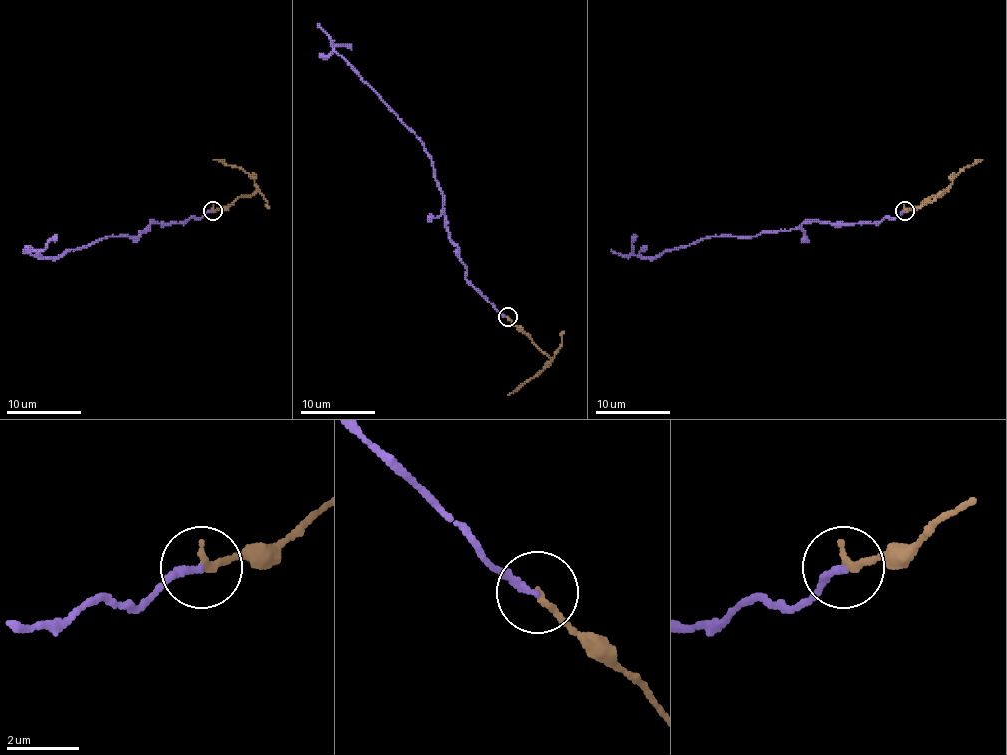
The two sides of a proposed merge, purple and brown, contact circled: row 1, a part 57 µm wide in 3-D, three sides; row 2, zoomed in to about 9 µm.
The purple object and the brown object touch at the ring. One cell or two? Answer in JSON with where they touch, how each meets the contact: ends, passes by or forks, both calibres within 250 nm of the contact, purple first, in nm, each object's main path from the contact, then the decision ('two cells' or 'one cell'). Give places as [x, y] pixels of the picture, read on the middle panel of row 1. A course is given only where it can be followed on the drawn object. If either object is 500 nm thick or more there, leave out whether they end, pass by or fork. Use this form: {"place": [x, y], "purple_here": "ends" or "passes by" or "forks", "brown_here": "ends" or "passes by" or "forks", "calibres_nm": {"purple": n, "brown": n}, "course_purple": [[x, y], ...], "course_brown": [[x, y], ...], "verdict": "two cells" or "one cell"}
{"place": [507, 317], "purple_here": "ends", "brown_here": "ends", "calibres_nm": {"purple": 190, "brown": 200}, "course_purple": [[508, 316], [465, 277], [467, 268], [450, 238], [433, 161], [424, 143], [334, 49], [317, 23]], "course_brown": [[508, 316], [551, 359], [541, 372], [508, 395]], "verdict": "two cells"}

